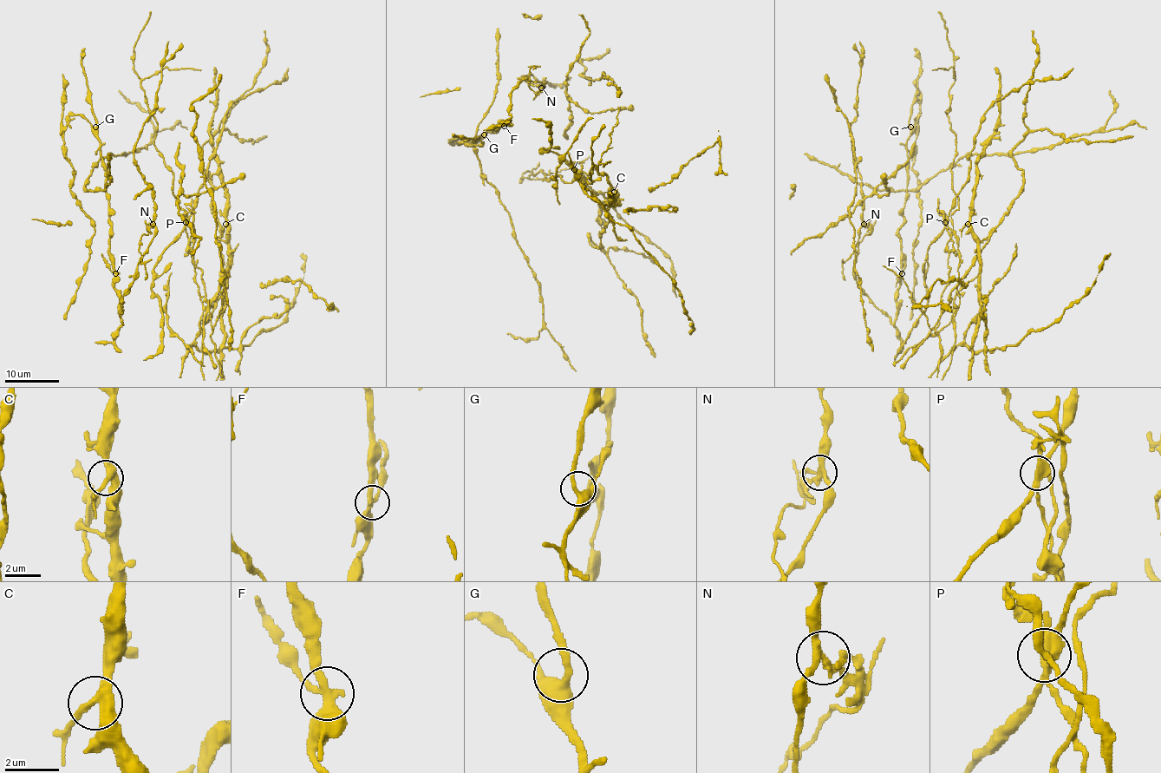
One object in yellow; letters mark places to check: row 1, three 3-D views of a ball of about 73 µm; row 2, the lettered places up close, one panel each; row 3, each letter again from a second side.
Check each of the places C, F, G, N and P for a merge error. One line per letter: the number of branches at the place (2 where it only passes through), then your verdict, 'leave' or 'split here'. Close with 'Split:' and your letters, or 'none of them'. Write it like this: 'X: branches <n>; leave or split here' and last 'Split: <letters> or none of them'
C: branches 3; leave
F: branches 3; split here
G: branches 3; leave
N: branches 3; split here
P: branches 4; split here
Split: F, N, P

